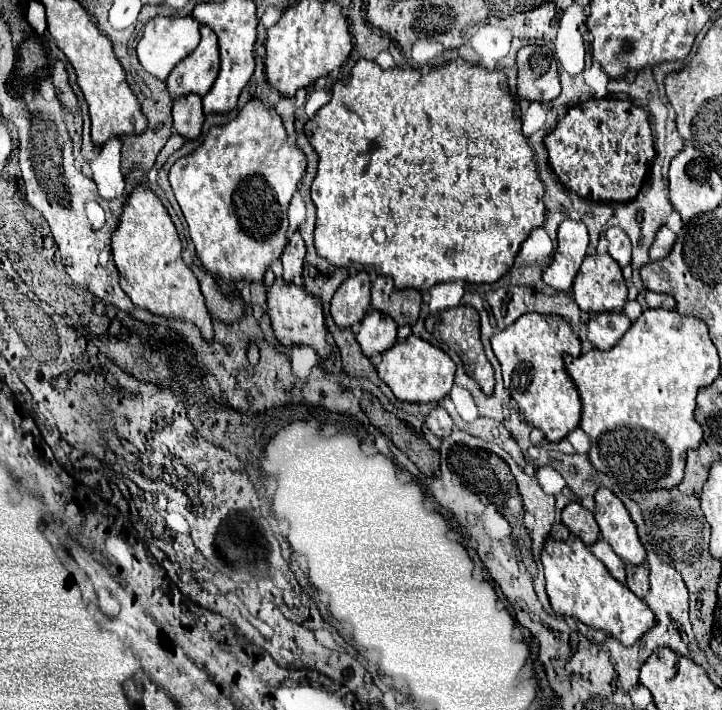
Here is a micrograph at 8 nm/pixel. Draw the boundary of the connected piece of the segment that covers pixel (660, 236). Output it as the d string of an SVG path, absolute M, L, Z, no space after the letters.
M663 226L657 232L657 236L655 236L655 244L651 246L651 252L649 252L651 260L663 260L663 258L667 258L671 248L673 248L673 244L675 244L675 234L667 226Z

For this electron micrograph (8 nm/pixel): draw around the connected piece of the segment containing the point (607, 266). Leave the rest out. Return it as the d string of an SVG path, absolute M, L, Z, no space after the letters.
M609 254L585 256L573 282L573 298L583 312L623 310L627 286L619 264Z

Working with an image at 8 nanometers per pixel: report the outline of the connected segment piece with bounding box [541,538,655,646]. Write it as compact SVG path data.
M549 538L545 542L541 562L545 570L547 596L557 616L571 616L589 628L603 630L605 634L619 640L623 646L633 646L655 624L651 608L631 590L619 584L607 572L607 568L603 568L603 564L599 564L599 560L591 556L591 550L579 538L569 538L567 542Z

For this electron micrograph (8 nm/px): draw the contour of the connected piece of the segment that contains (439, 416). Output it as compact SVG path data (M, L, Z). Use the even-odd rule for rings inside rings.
M433 408L431 412L429 412L429 416L425 418L425 426L437 436L437 438L447 438L447 436L451 436L451 432L453 432L453 420L451 420L451 416L443 410L443 408Z

